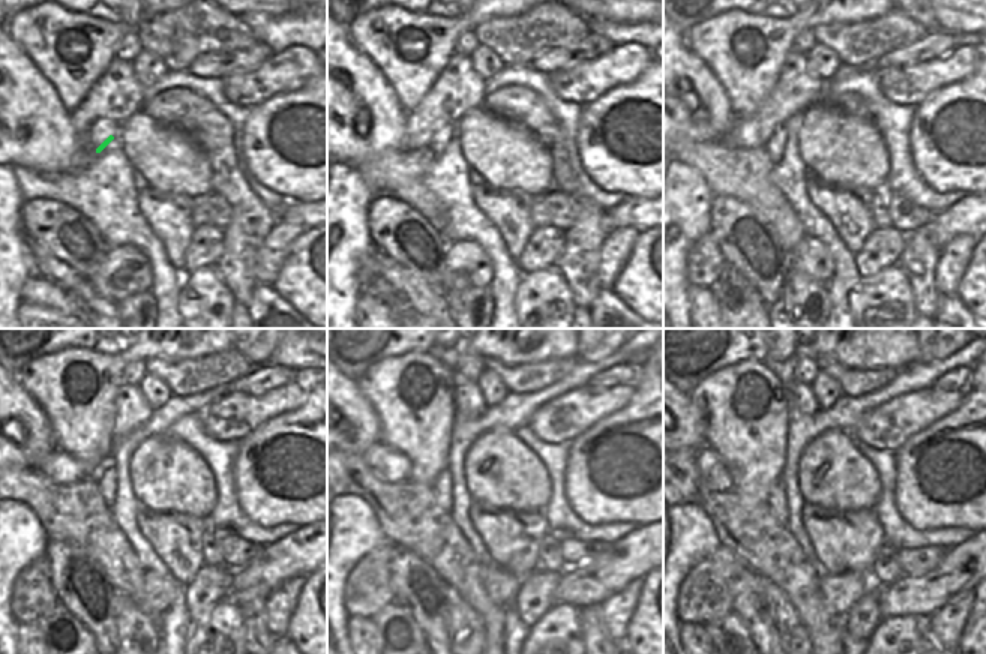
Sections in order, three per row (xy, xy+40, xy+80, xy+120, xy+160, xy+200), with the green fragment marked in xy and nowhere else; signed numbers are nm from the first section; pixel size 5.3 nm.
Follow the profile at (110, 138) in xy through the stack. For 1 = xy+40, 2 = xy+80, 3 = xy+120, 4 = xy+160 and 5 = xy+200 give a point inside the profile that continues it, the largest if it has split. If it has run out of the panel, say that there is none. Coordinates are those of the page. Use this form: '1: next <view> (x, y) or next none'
1: next xy+40 (437, 149)
2: next xy+80 (775, 150)
3: next xy+120 (107, 486)
4: next xy+160 (443, 488)
5: next xy+200 (778, 495)

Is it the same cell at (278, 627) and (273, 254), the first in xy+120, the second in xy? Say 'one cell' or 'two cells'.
one cell

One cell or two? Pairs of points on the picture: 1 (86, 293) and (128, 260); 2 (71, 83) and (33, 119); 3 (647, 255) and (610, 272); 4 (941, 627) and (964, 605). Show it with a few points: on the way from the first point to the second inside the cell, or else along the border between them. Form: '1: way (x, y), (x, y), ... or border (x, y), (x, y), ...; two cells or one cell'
1: border (86, 279), (101, 296), (116, 303); two cells
2: border (36, 68), (71, 113); two cells
3: border (638, 233), (634, 249), (611, 290); two cells
4: way (947, 623), (958, 611); one cell

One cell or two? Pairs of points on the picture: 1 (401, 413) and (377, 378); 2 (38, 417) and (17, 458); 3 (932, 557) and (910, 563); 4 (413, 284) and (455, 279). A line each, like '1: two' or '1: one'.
1: one
2: one
3: one
4: two

